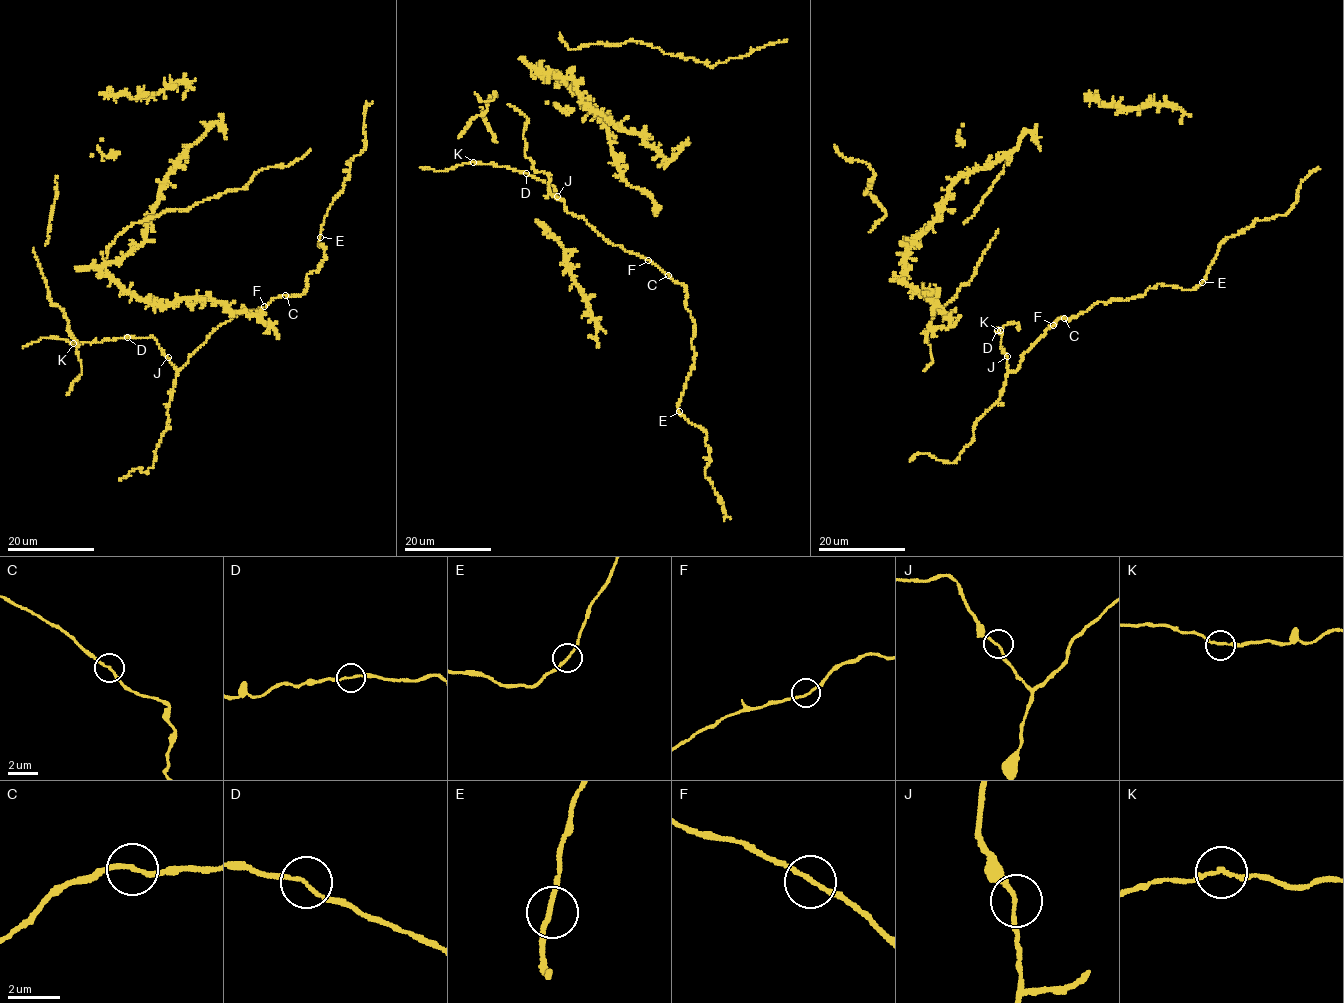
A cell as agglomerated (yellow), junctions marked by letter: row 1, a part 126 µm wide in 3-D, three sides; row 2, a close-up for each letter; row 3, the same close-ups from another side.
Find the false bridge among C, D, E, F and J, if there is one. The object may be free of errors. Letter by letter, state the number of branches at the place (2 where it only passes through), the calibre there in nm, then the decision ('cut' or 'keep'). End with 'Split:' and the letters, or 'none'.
C: 2 branches meet; 160 nm thick; keep
D: 2 branches meet; 130 nm thick; keep
E: 2 branches meet; 170 nm thick; keep
F: 2 branches meet; 150 nm thick; keep
J: 2 branches meet; 130 nm thick; keep
Split: none

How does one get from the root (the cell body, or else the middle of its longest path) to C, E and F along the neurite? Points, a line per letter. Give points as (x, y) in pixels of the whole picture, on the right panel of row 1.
C: (999, 329), (996, 332), (1002, 334), (1007, 369), (1016, 371), (1024, 354), (1049, 327), (1064, 318)
E: (999, 329), (1007, 369), (1016, 371), (1059, 319), (1159, 284), (1190, 290), (1202, 282)
F: (999, 329), (996, 332), (1002, 334), (1007, 369), (1016, 371), (1021, 357), (1053, 325)

